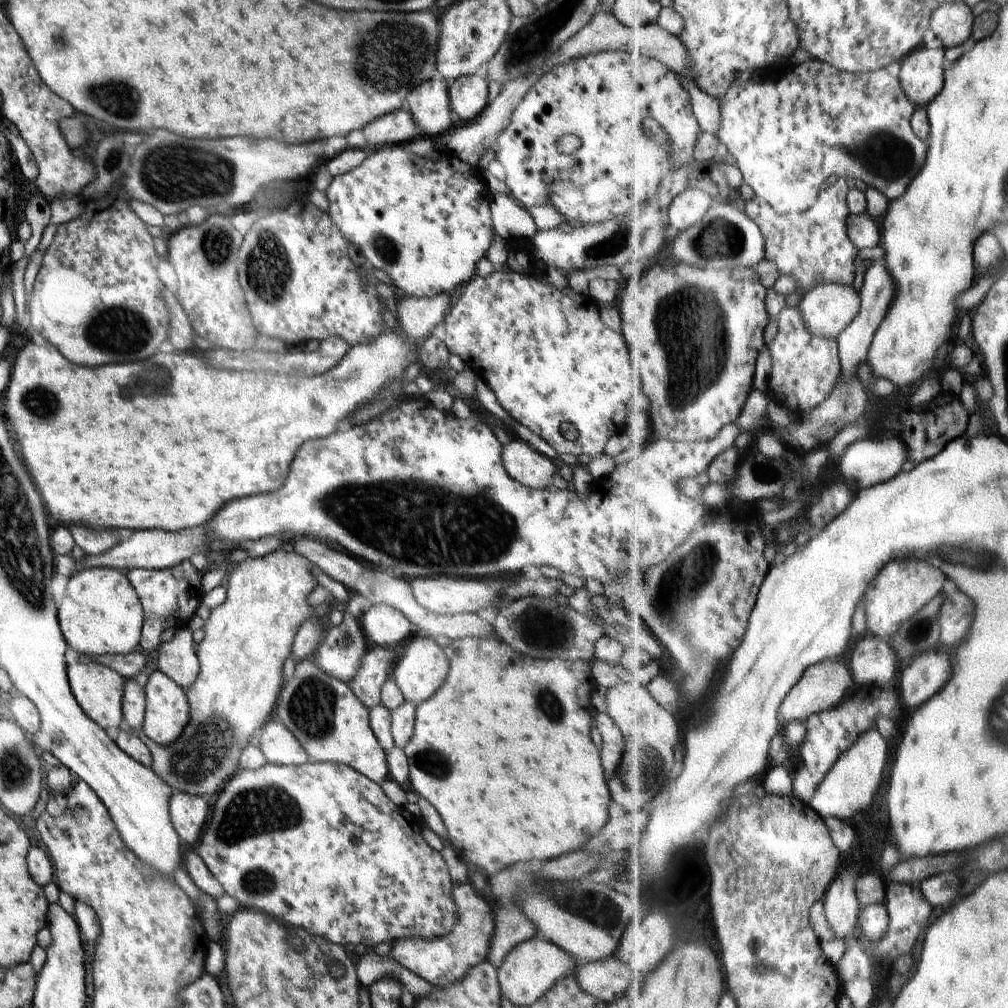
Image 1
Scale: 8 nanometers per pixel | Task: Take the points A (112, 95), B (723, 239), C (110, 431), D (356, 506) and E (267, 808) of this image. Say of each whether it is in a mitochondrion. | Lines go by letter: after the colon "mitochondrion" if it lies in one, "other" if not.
A: mitochondrion
B: mitochondrion
C: other
D: mitochondrion
E: mitochondrion

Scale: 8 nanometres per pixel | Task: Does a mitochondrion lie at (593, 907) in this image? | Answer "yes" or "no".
yes

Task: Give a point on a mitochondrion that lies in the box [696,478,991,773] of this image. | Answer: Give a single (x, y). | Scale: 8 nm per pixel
(916, 632)

